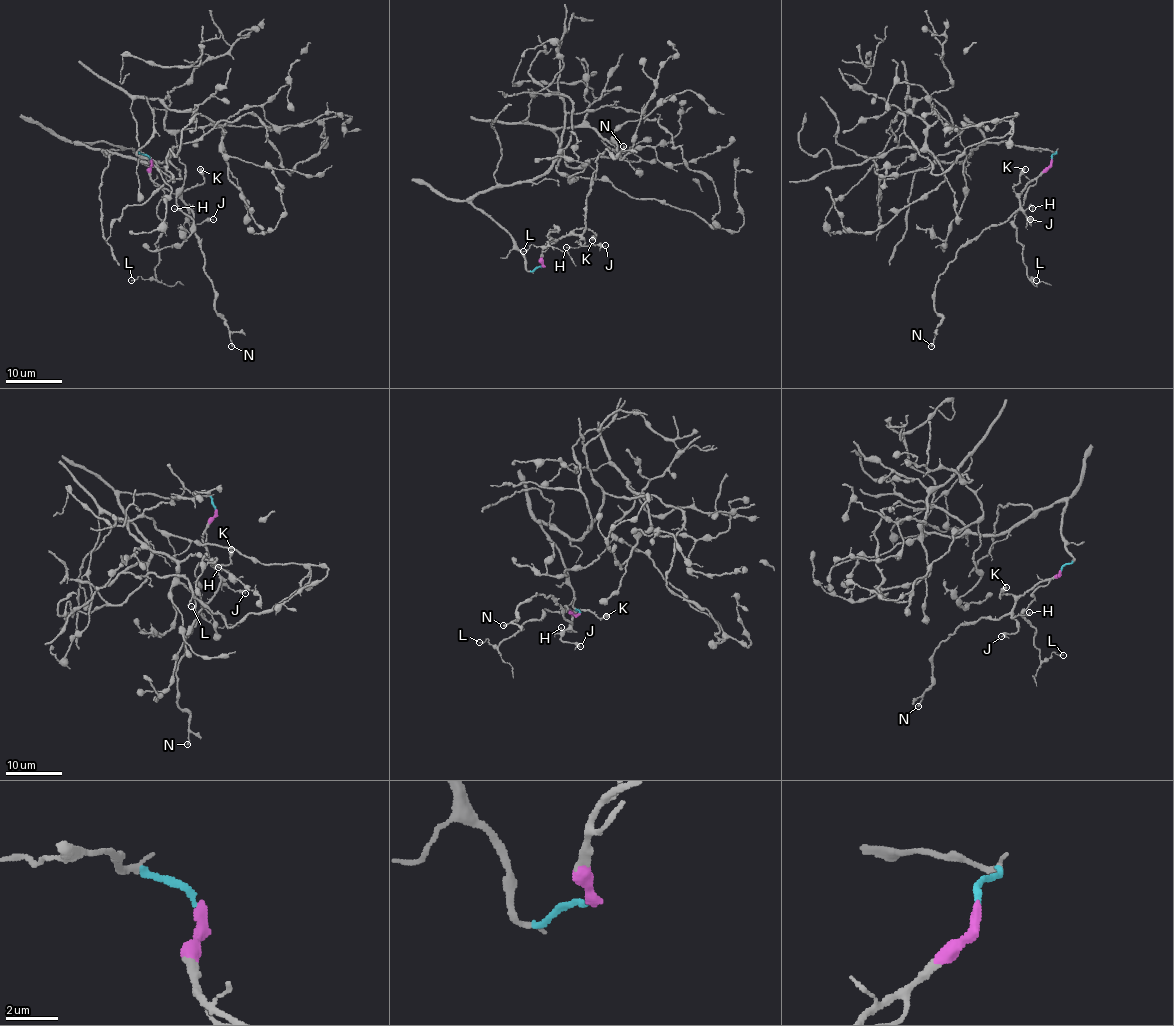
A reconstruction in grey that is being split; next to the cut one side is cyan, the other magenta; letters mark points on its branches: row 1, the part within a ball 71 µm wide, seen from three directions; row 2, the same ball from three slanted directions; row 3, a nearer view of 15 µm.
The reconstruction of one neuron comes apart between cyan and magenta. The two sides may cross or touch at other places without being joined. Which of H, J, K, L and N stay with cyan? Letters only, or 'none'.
none

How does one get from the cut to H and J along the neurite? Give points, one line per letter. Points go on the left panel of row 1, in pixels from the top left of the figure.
H: (150, 159), (150, 177), (192, 208), (189, 205), (174, 208)
J: (150, 159), (150, 177), (178, 197), (191, 225), (213, 219)

